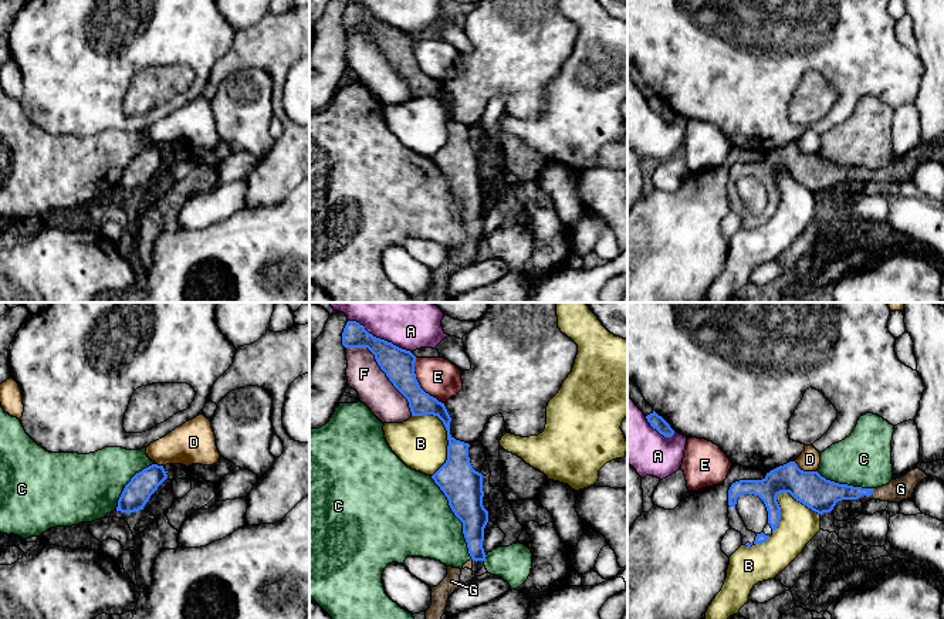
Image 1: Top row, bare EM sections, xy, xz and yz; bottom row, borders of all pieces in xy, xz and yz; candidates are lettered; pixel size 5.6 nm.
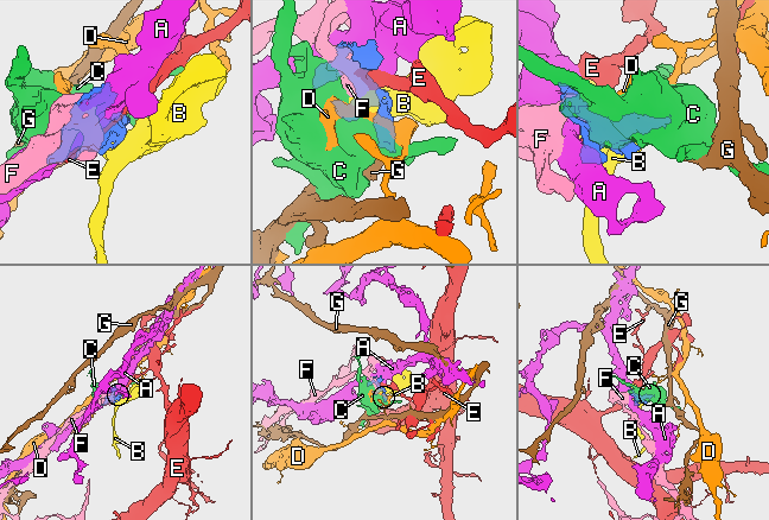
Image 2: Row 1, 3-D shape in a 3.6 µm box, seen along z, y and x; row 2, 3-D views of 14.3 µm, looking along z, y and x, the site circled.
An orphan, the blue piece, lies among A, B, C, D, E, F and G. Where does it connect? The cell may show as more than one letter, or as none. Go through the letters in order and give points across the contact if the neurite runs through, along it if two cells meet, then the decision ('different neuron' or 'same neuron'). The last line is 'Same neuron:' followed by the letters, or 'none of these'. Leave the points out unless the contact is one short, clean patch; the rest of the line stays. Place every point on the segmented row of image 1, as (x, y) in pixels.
A: different neuron
B: different neuron
C: different neuron
D: border yz (794, 462), (804, 470), (816, 472); different neuron
E: different neuron
F: different neuron
G: way yz (824, 494), (868, 496), (893, 493), (900, 489); same neuron
Same neuron: G

